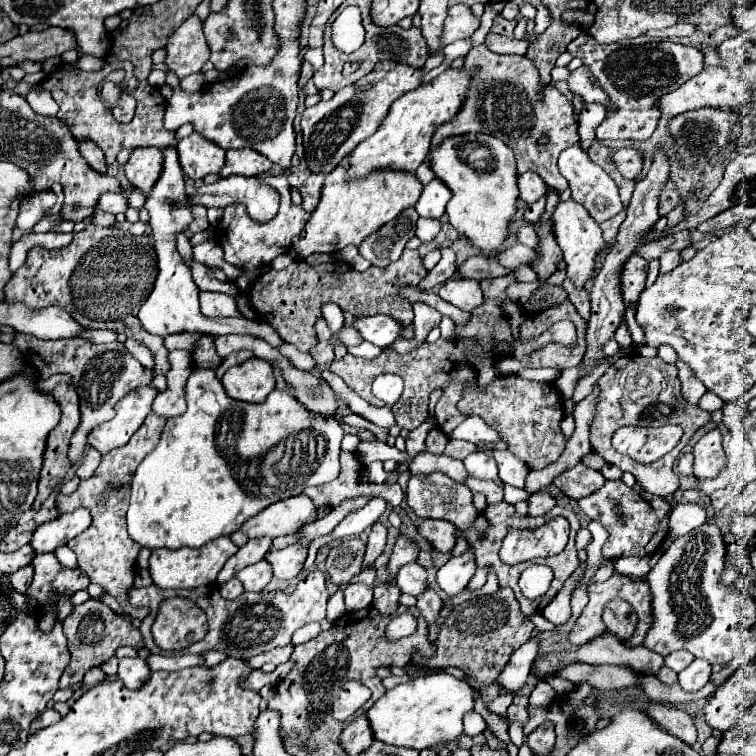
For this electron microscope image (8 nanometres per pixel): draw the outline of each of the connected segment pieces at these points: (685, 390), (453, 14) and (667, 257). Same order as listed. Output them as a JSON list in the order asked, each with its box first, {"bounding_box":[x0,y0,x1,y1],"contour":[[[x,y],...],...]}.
[{"bounding_box":[677,362,707,404],"contour":[[[677,362],[677,376],[681,382],[681,394],[685,400],[689,400],[689,404],[697,404],[699,398],[707,392],[707,388],[693,376],[693,372],[689,370],[689,366],[685,362]]]},{"bounding_box":[441,4,481,46],"contour":[[[465,4],[451,6],[449,14],[445,18],[445,34],[441,36],[441,40],[447,46],[459,38],[469,38],[479,26],[481,26],[481,20],[477,16],[473,16],[469,6],[465,6]]]},{"bounding_box":[659,250,681,274],"contour":[[[673,250],[665,252],[665,254],[659,258],[659,262],[661,262],[661,274],[671,272],[677,264],[681,264],[680,251]]]}]

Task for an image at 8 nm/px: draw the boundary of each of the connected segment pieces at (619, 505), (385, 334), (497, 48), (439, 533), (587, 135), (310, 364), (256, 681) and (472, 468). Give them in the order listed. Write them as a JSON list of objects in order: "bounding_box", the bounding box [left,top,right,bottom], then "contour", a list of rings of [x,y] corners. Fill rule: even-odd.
[{"bounding_box":[579,480,671,558],"contour":[[[607,480],[601,490],[581,498],[579,506],[589,518],[599,520],[609,532],[609,538],[603,546],[603,556],[607,558],[629,558],[629,556],[643,558],[647,554],[653,554],[657,552],[657,548],[661,546],[661,542],[667,538],[669,532],[667,524],[671,506],[663,498],[645,494],[641,486],[629,488],[621,480]]]},{"bounding_box":[351,314,413,348],"contour":[[[385,314],[355,318],[351,326],[361,334],[363,340],[367,340],[367,342],[379,346],[379,348],[385,348],[385,346],[393,344],[401,330],[413,332],[413,326],[401,328],[401,326],[397,326],[397,322],[393,322],[393,318],[387,318]]]},{"bounding_box":[485,32,529,56],"contour":[[[493,32],[485,38],[485,44],[489,46],[489,50],[493,50],[497,54],[519,54],[519,56],[525,56],[527,48],[529,48],[527,40],[515,40],[515,38],[511,40],[511,38],[493,34]]]},{"bounding_box":[417,520,455,552],"contour":[[[423,520],[417,524],[417,534],[425,538],[433,550],[449,552],[455,546],[455,526],[445,520]]]},{"bounding_box":[579,106,605,152],"contour":[[[585,106],[581,110],[581,118],[579,118],[579,140],[581,140],[581,148],[585,152],[589,152],[593,140],[595,140],[595,128],[603,122],[605,118],[605,108],[603,106]]]},{"bounding_box":[279,343,315,371],"contour":[[[285,343],[281,345],[279,351],[291,360],[291,363],[300,370],[310,371],[315,367],[315,360],[308,352],[300,352],[293,344]]]},{"bounding_box":[239,662,293,692],"contour":[[[285,662],[285,664],[277,666],[277,670],[275,670],[273,674],[265,674],[265,672],[261,672],[261,670],[251,670],[249,676],[241,678],[239,684],[241,684],[241,688],[259,692],[265,684],[277,684],[277,682],[289,672],[289,666],[291,666],[291,664],[293,664],[293,662]]]},{"bounding_box":[463,452,503,487],"contour":[[[473,452],[463,460],[463,464],[473,478],[489,478],[489,480],[495,480],[502,487],[503,482],[498,476],[497,464],[491,456],[487,456],[483,452]]]}]

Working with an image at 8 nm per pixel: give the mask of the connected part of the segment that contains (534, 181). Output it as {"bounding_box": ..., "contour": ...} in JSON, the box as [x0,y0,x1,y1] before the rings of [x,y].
{"bounding_box":[517,172,547,204],"contour":[[[533,172],[521,174],[517,186],[519,186],[519,198],[527,204],[533,204],[547,192],[545,182],[541,182],[541,178],[537,178],[537,174],[533,174]]]}

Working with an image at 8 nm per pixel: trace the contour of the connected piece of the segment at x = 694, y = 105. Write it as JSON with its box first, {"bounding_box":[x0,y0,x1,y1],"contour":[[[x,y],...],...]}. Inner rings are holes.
{"bounding_box":[657,66,751,116],"contour":[[[707,66],[697,76],[687,80],[681,88],[659,98],[657,108],[661,112],[669,112],[669,114],[677,116],[677,114],[683,114],[689,110],[699,110],[699,108],[735,108],[741,104],[745,106],[749,100],[751,100],[751,86],[745,84],[745,80],[729,74],[729,70],[725,70],[725,68]]]}

